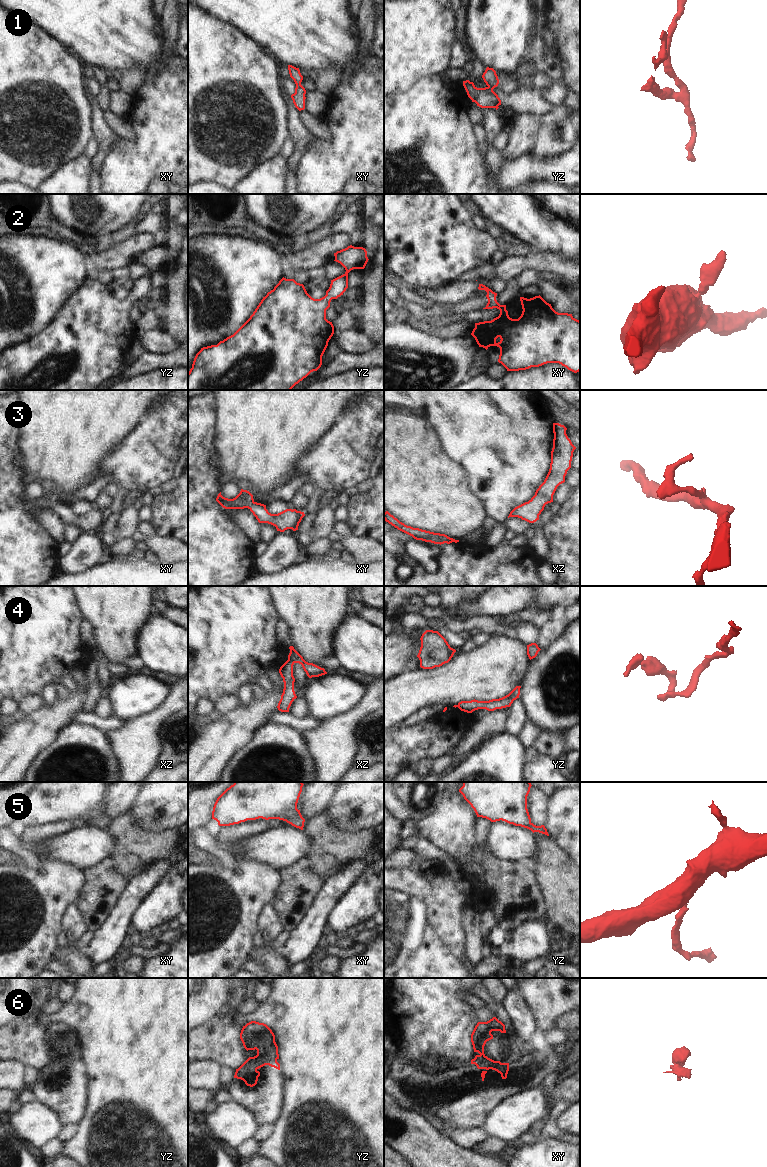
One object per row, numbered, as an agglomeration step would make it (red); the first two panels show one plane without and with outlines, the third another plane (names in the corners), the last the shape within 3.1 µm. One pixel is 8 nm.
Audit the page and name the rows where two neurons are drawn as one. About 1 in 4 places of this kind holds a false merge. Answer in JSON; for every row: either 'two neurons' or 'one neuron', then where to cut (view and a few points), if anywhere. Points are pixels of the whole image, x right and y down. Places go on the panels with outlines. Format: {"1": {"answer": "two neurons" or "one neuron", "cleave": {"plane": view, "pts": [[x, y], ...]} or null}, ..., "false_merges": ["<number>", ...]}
{"1": {"answer": "one neuron", "cleave": null}, "2": {"answer": "one neuron", "cleave": null}, "3": {"answer": "one neuron", "cleave": null}, "4": {"answer": "two neurons", "cleave": {"plane": "xz", "pts": [[288, 659], [293, 663]]}}, "5": {"answer": "one neuron", "cleave": null}, "6": {"answer": "two neurons", "cleave": {"plane": "yz", "pts": [[257, 1053], [276, 1059]]}}, "false_merges": ["4", "6"]}

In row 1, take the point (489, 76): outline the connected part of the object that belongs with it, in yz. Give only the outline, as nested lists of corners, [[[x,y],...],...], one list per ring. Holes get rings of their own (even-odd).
[[[487,67],[482,75],[482,78],[487,85],[485,88],[477,88],[474,83],[470,82],[469,80],[463,81],[463,86],[467,92],[467,95],[472,100],[472,102],[475,102],[477,104],[477,106],[481,108],[495,108],[497,110],[499,108],[498,106],[501,105],[501,100],[493,91],[493,89],[499,84],[499,79],[496,71],[493,68]]]

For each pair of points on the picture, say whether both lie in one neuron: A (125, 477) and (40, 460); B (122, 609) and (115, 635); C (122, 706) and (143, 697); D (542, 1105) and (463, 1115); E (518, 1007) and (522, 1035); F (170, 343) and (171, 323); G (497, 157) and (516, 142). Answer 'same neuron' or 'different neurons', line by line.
A: different neurons
B: same neuron
C: same neuron
D: different neurons
E: same neuron
F: different neurons
G: different neurons

